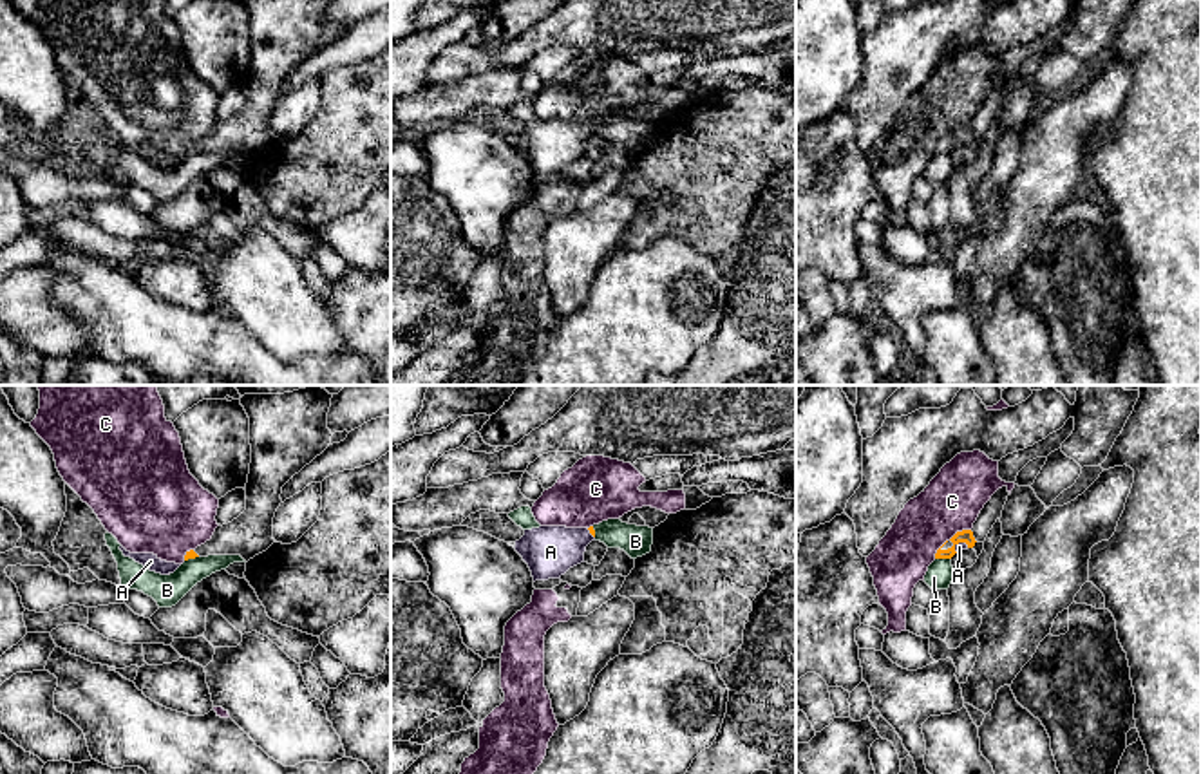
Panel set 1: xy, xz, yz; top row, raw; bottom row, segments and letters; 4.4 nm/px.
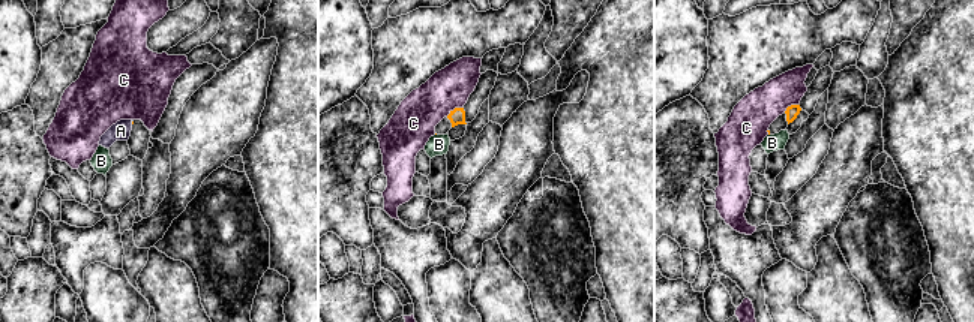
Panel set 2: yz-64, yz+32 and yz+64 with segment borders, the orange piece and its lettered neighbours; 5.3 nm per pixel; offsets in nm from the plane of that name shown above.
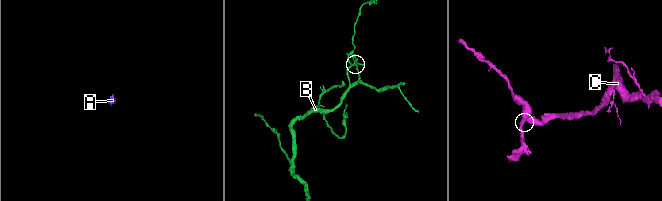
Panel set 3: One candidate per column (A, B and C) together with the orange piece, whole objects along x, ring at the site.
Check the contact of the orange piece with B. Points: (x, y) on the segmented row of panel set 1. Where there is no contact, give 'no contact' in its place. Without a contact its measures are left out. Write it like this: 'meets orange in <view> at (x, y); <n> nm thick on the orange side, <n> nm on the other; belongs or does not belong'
meets orange in yz at (943, 557); 60 nm thick on the orange side, 120 nm on the other; does not belong

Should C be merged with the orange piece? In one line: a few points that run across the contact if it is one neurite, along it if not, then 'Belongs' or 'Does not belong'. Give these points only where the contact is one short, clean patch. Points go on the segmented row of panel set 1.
Line: yz (970, 528), (957, 530), (934, 557). Does not belong

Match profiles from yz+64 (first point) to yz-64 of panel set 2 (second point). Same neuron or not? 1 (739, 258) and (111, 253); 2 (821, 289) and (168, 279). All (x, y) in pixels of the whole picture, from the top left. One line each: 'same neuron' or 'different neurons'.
1: same neuron
2: same neuron

